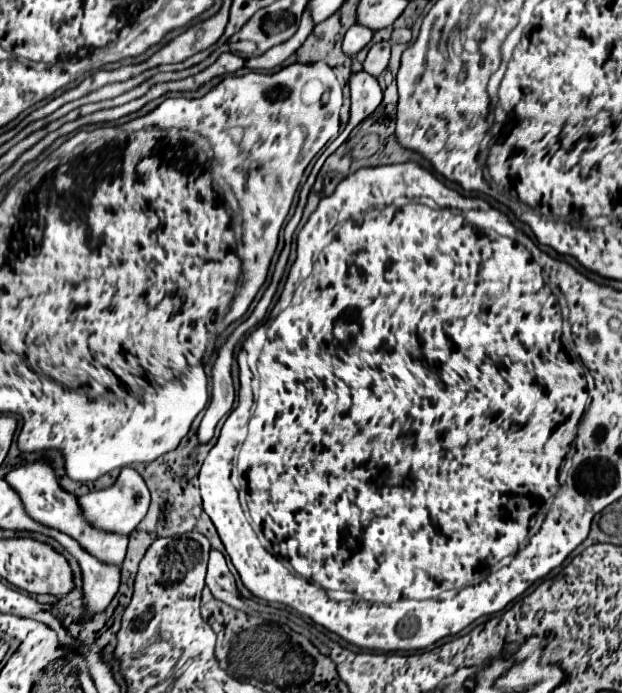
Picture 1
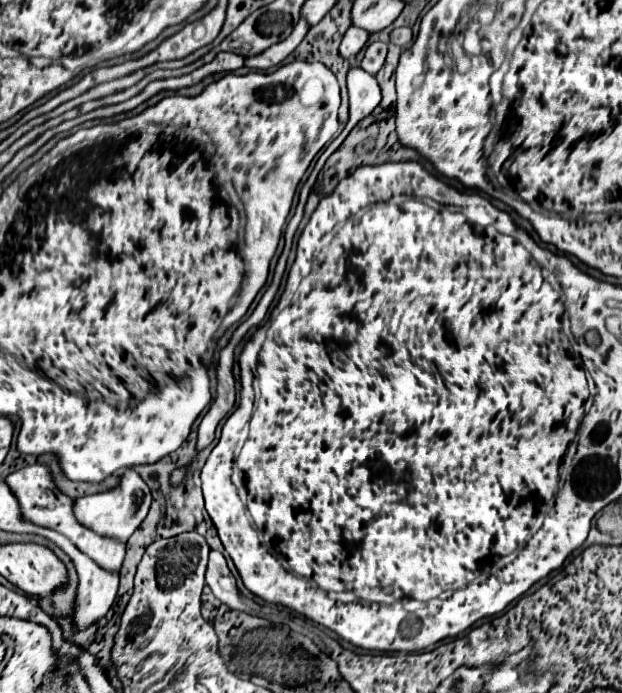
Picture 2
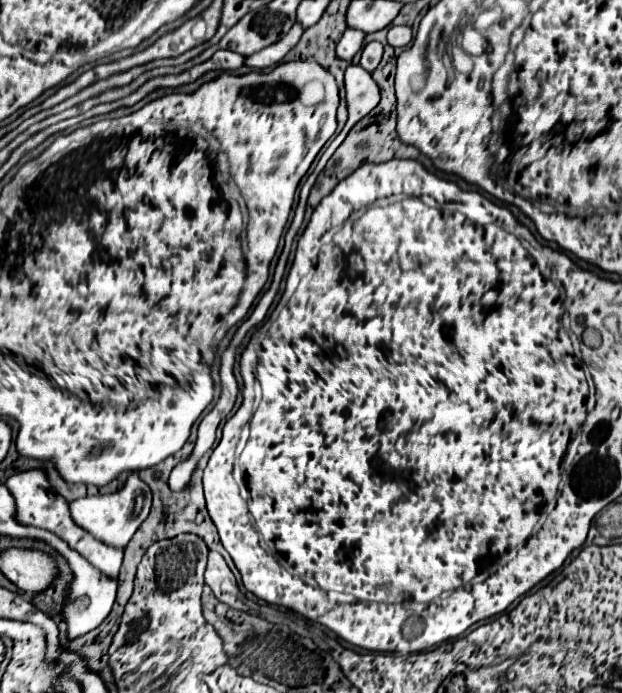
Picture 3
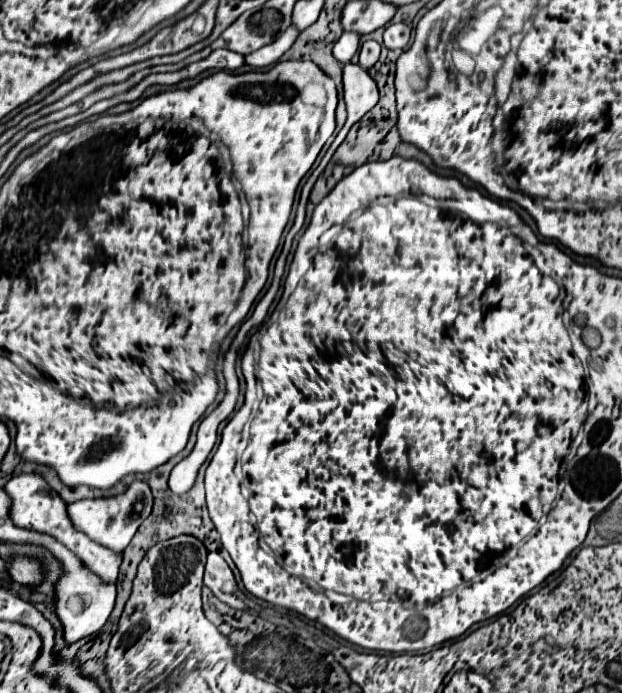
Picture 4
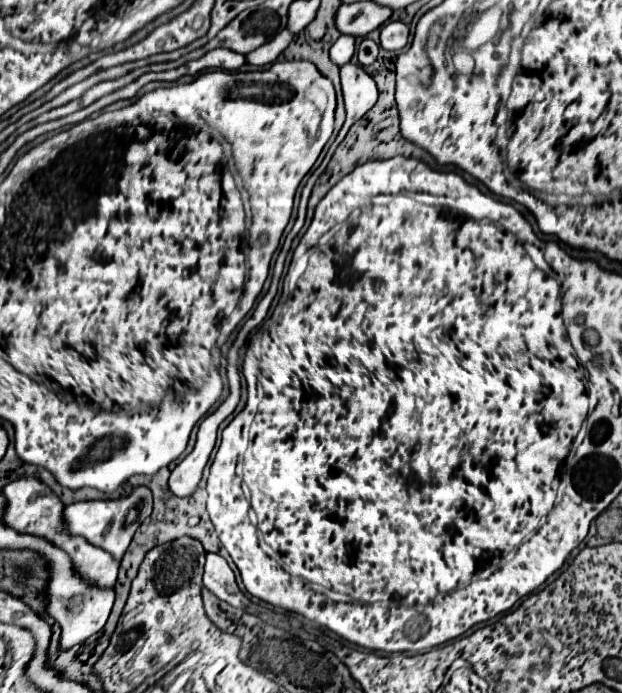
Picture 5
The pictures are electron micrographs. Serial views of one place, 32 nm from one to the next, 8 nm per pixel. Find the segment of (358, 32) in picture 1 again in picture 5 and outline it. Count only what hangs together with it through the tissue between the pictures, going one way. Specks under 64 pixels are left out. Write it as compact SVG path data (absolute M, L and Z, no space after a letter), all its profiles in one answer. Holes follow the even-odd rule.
M342 34L330 48L330 58L334 64L338 66L344 66L350 62L350 58L354 56L356 52L356 36L348 36L348 34Z

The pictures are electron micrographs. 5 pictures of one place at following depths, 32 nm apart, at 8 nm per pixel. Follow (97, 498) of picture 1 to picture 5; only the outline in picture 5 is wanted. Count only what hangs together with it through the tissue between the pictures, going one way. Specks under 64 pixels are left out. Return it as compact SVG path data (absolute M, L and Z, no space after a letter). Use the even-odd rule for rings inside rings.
M134 486L128 496L116 498L116 500L82 500L66 506L64 516L68 520L68 528L72 528L72 534L84 536L92 540L92 544L112 552L118 560L122 560L134 532L146 520L152 512L152 492L148 486Z

